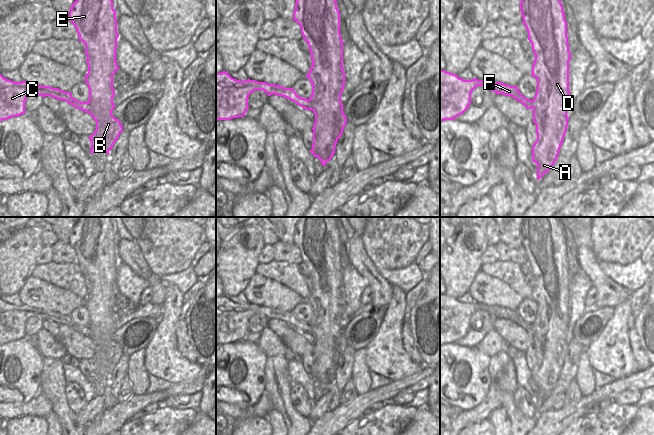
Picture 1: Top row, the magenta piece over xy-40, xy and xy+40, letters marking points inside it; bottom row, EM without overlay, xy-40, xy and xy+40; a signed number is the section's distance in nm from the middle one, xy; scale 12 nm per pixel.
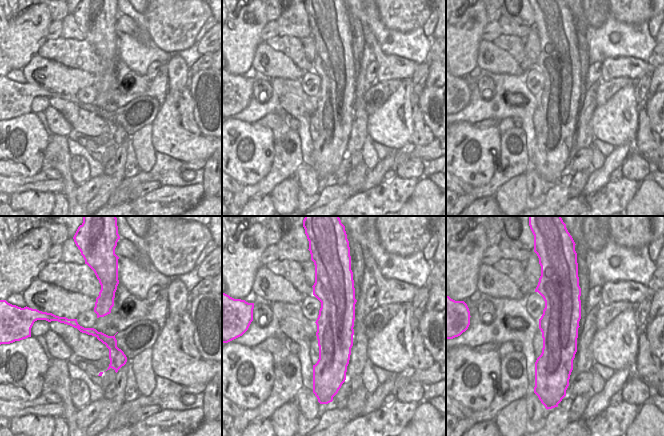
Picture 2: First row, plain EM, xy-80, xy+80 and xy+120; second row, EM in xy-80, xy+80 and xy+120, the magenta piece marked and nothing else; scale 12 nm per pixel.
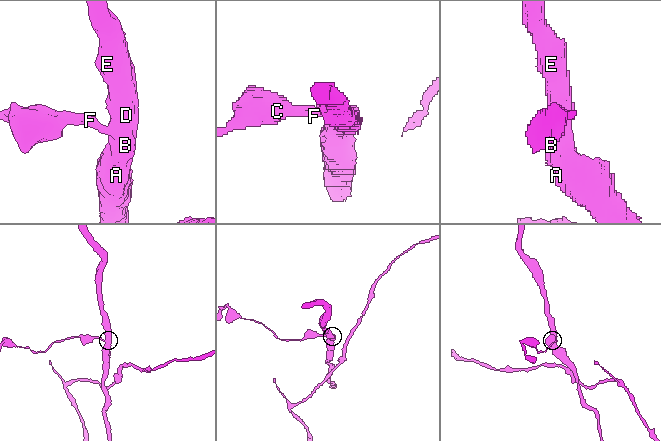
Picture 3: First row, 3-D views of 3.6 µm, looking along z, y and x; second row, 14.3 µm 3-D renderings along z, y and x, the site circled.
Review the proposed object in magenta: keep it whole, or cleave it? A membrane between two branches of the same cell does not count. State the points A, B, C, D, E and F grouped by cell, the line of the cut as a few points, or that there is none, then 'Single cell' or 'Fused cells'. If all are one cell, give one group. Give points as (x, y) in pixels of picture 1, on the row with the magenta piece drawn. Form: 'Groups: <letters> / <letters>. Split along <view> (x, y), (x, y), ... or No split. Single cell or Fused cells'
Groups: A B D E / C F. Split along xy-40 (88, 101), (92, 109), (92, 116). Fused cells.

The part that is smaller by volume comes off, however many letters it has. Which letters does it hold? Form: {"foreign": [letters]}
{"foreign": ["C", "F"]}

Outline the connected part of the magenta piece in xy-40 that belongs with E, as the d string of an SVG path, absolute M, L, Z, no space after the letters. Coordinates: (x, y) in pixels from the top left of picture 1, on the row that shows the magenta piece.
M76 0L69 11L79 41L85 44L88 73L89 104L96 121L95 132L89 136L90 153L106 153L112 149L120 133L121 122L112 115L115 108L113 75L119 69L116 62L116 10L112 0Z

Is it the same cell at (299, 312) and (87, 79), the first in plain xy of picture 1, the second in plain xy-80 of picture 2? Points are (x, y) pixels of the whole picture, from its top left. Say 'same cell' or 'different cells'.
different cells

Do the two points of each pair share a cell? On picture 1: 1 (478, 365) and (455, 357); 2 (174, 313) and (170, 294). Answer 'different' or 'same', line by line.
1: same
2: same

